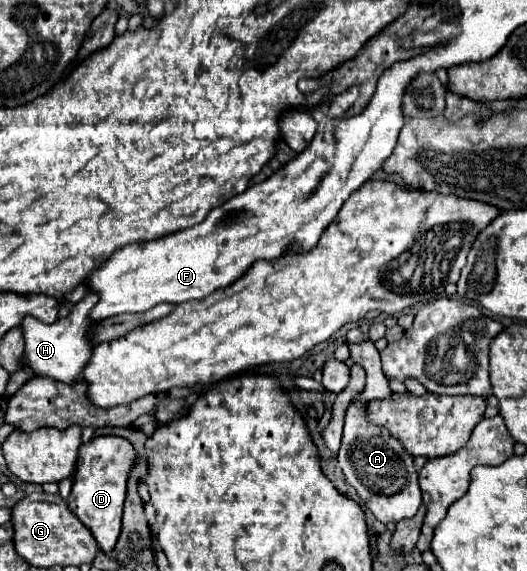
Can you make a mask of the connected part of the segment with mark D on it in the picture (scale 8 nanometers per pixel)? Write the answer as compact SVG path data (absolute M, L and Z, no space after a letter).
M117 435L93 437L89 443L81 445L77 457L77 471L71 495L67 499L69 509L83 521L83 525L93 533L99 547L105 553L111 553L119 533L121 533L121 513L123 501L127 495L129 473L135 467L137 453L135 447Z

